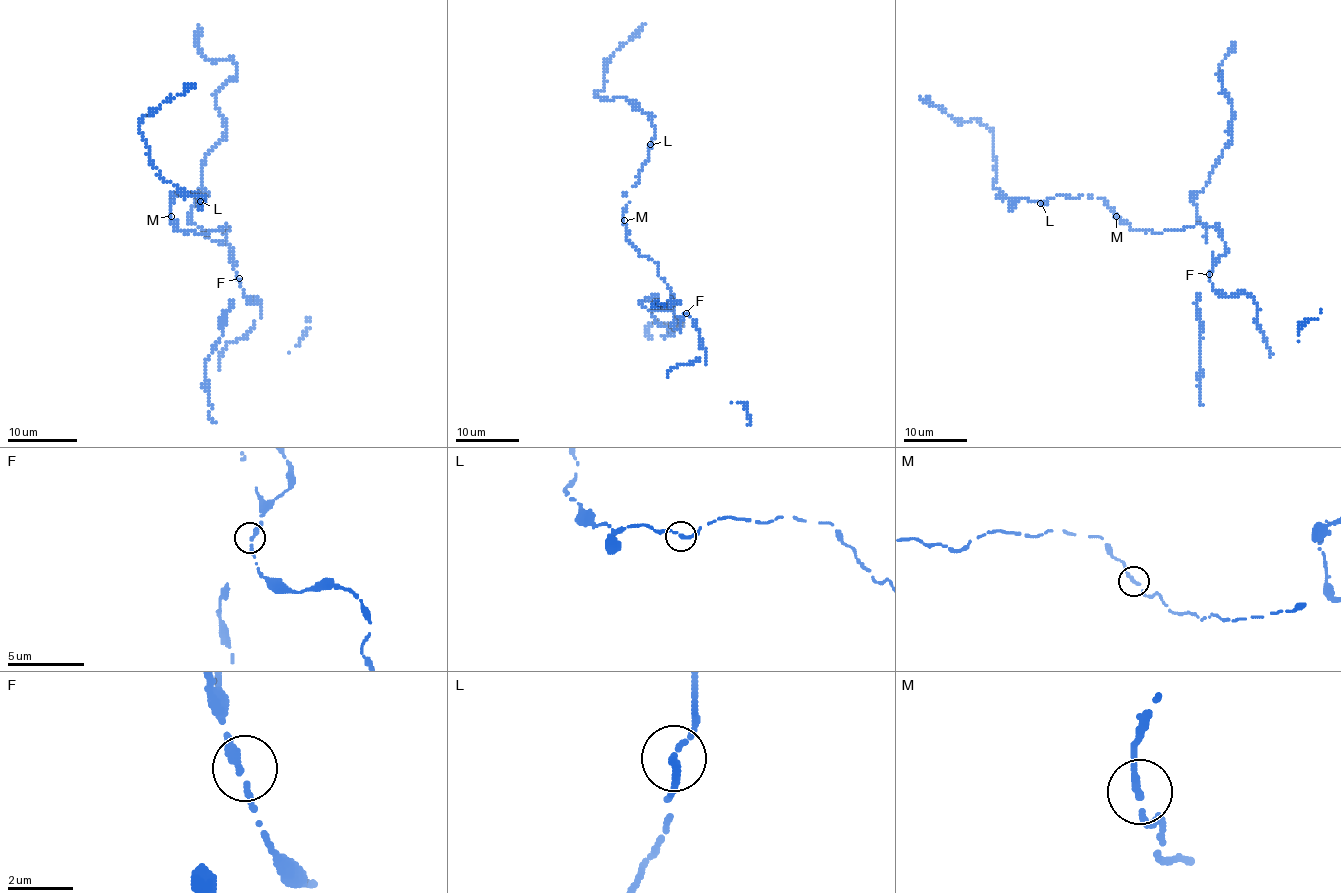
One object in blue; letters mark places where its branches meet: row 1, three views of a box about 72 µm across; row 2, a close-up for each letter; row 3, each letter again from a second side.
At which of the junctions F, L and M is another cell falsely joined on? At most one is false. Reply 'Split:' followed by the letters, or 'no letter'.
Split: no letter

